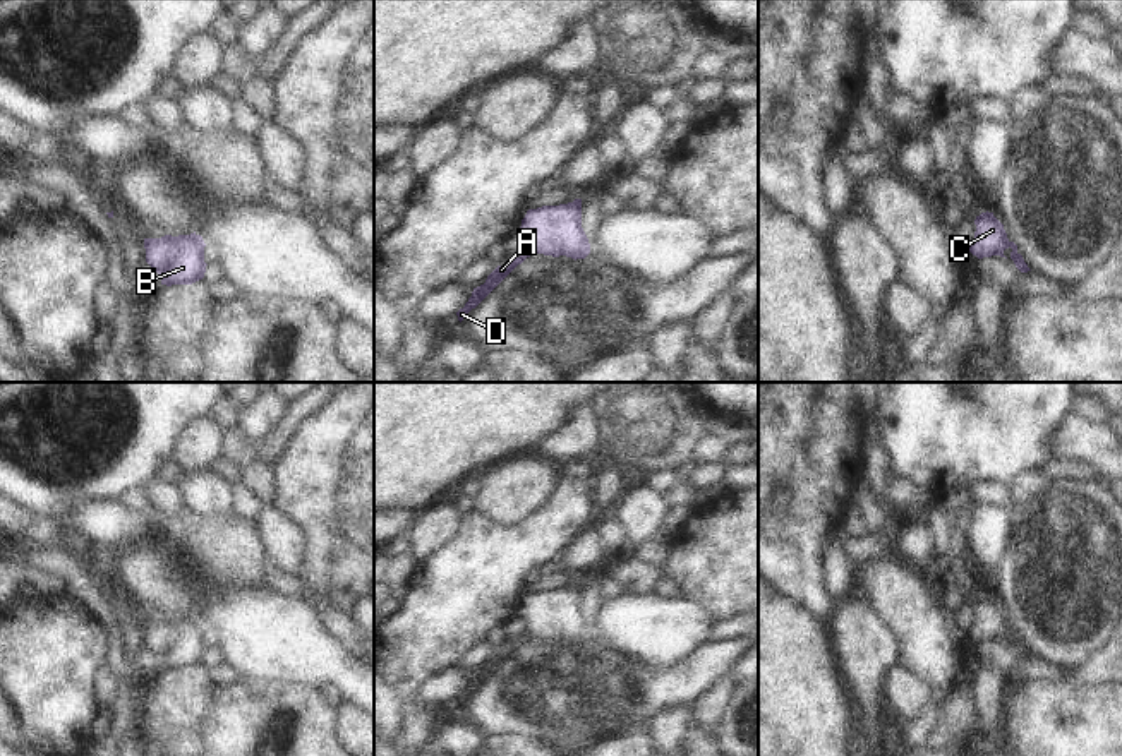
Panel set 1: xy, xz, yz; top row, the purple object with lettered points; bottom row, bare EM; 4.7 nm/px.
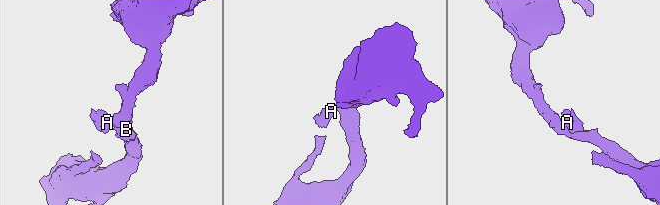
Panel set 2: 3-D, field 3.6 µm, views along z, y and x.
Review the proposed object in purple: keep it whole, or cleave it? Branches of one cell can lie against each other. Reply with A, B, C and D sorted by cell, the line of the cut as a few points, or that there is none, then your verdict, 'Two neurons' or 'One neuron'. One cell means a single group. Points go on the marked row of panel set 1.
Groups: A D / B C. Split along xz (529, 247), (530, 252). Two neurons.

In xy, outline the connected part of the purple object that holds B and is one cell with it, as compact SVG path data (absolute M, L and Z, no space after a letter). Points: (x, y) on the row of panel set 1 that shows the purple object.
M190 235L144 238L146 262L158 273L161 285L192 285L204 278L204 240Z

